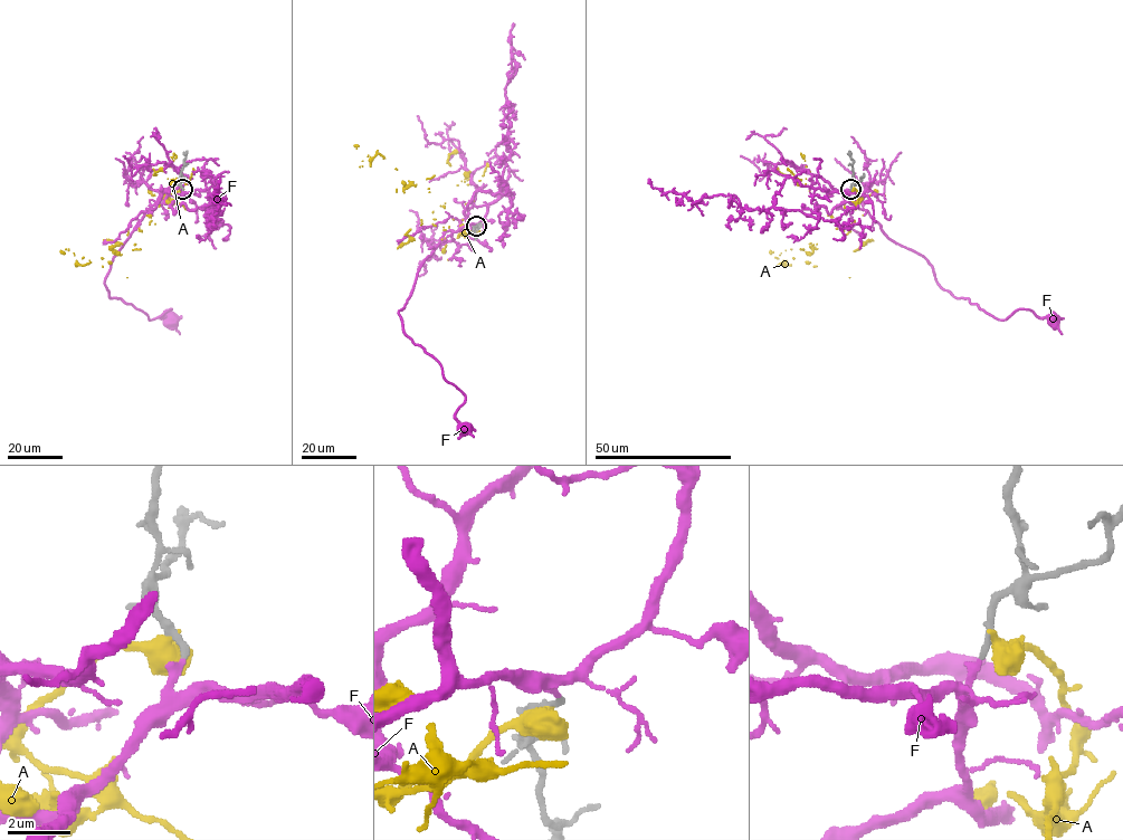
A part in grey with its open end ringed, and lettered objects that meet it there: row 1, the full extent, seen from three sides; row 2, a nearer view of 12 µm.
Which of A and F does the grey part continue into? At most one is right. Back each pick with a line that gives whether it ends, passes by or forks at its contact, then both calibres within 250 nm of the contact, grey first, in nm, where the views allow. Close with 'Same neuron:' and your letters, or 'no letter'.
F: it ends there; 200 nm thick on the grey side, 260 nm on the other
Same neuron: F

